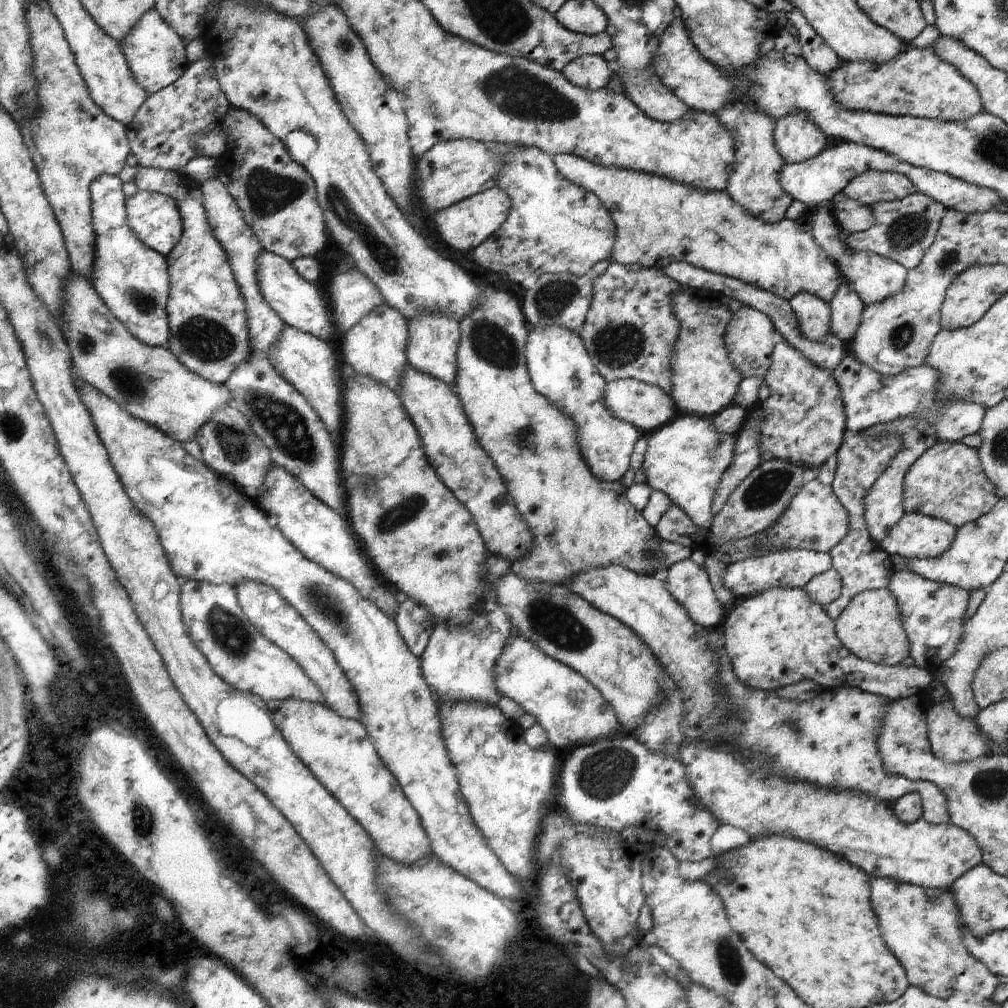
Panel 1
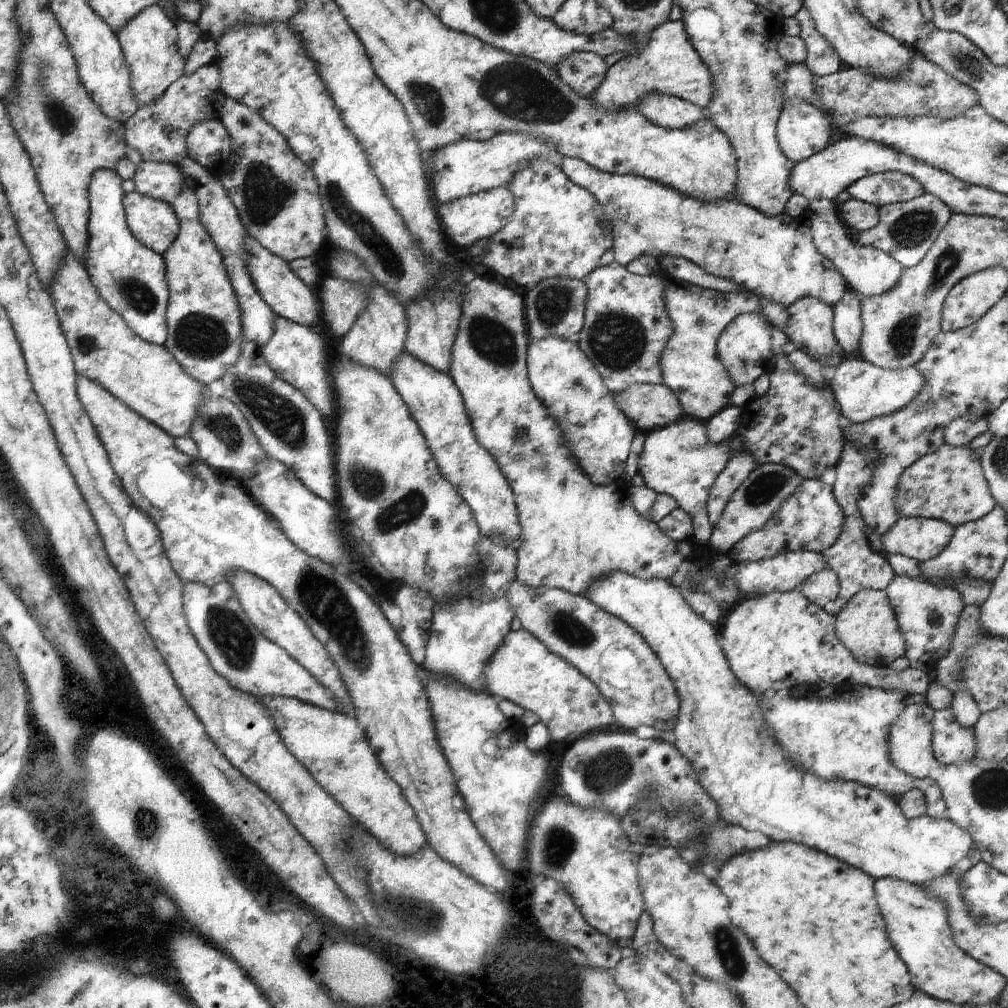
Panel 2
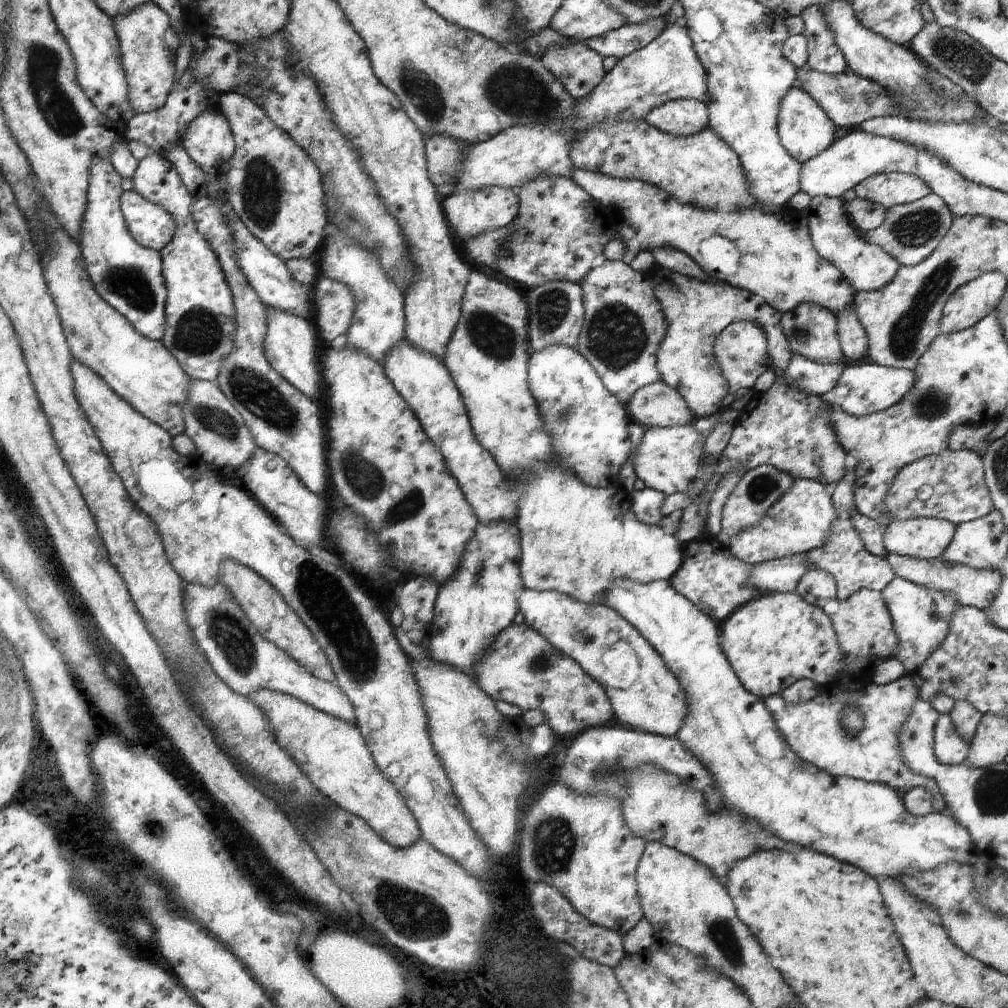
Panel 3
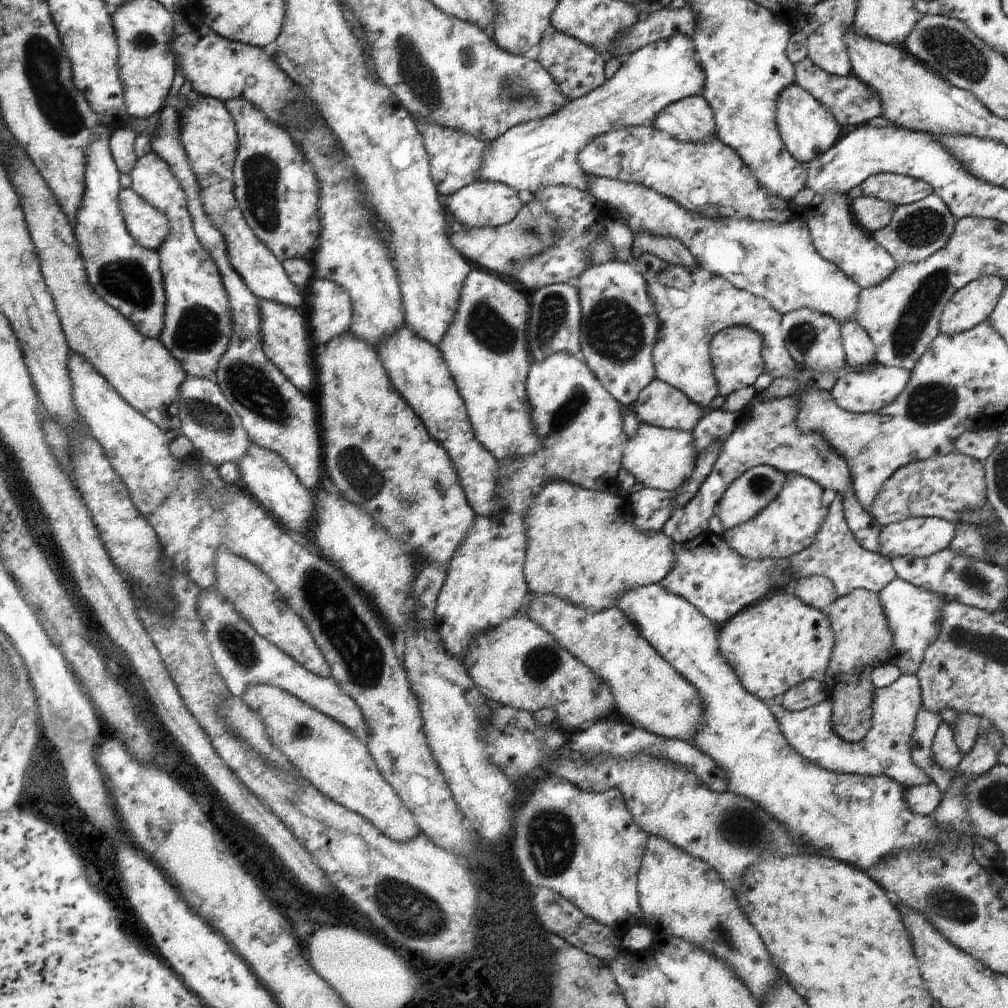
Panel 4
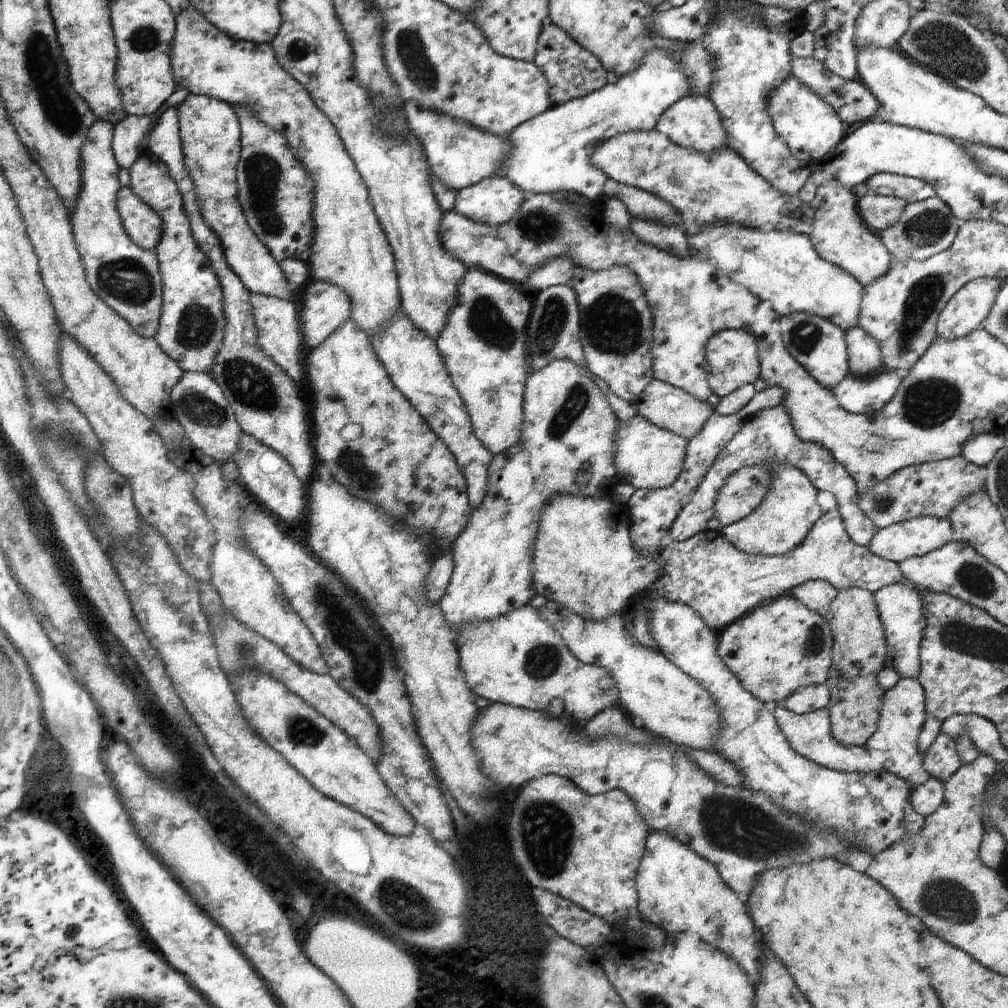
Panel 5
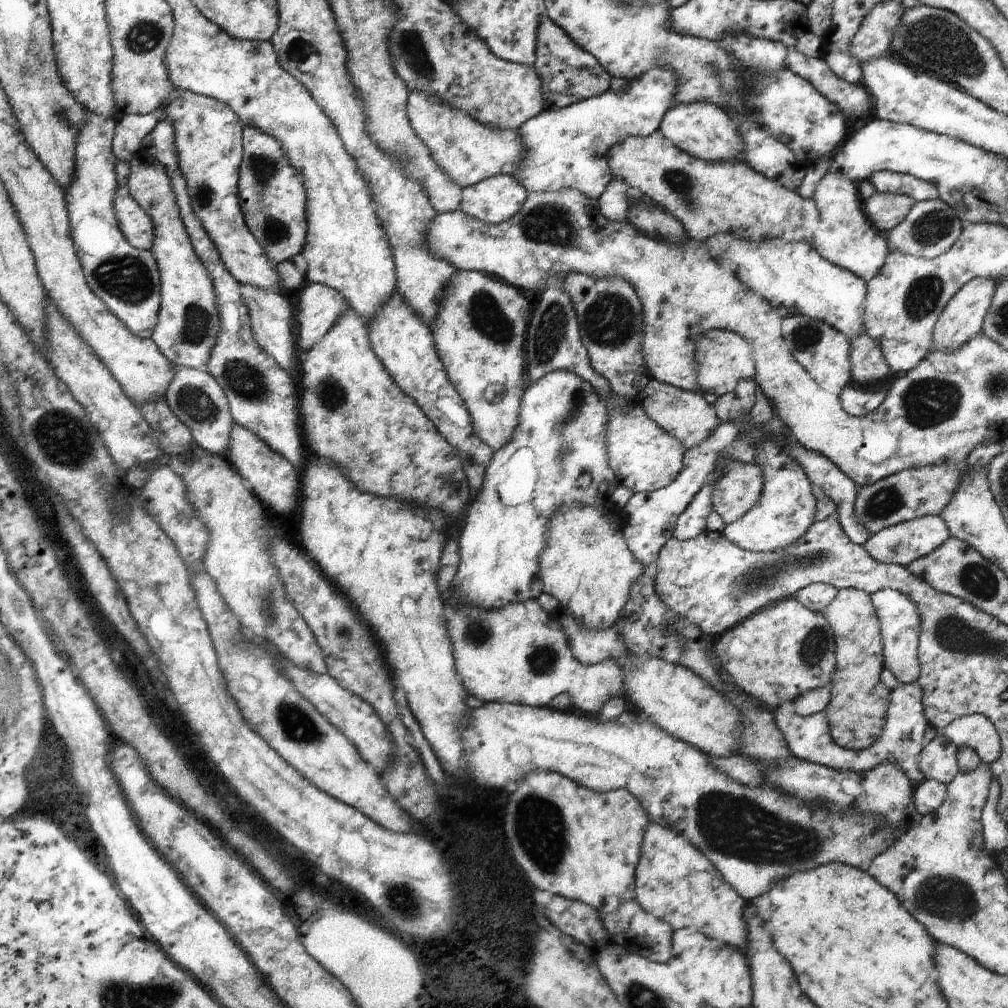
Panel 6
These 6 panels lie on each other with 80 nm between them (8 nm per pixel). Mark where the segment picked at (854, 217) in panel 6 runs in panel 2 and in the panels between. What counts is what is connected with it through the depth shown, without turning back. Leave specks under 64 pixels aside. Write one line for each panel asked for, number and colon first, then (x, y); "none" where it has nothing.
2: (867, 271)
3: (865, 267)
4: (837, 238)
5: (838, 235)

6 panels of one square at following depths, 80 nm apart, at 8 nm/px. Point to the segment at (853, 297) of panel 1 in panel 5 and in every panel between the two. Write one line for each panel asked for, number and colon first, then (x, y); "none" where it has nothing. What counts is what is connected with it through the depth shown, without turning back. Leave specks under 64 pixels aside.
2: (846, 326)
3: (850, 335)
4: (858, 350)
5: (863, 352)

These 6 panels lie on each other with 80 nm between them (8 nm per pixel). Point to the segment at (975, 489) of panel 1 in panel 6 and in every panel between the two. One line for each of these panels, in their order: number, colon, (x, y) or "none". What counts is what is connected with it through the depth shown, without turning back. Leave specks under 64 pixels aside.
2: (954, 490)
3: (956, 479)
4: (956, 481)
5: (930, 489)
6: (909, 494)

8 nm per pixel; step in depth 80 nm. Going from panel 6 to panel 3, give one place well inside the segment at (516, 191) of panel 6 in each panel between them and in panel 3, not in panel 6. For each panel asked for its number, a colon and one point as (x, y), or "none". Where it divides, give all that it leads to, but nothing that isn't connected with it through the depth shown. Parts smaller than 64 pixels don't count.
3: (469, 212)
4: (480, 204)
5: (494, 200)

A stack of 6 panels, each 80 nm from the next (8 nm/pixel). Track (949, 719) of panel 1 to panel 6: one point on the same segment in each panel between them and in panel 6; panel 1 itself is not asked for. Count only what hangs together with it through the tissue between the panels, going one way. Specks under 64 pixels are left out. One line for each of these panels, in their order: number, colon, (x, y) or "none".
2: (952, 744)
3: (948, 748)
4: (945, 754)
5: (940, 760)
6: (936, 760)

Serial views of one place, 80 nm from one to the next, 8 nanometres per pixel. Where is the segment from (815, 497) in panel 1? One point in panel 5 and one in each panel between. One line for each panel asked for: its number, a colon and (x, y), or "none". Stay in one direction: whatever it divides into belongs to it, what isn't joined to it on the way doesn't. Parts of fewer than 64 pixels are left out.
2: (810, 520)
3: (800, 520)
4: (789, 522)
5: (780, 522)

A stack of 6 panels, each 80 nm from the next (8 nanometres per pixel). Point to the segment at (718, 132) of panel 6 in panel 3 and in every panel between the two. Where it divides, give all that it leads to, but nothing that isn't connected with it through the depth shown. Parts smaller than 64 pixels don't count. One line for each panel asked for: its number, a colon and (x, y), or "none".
3: (680, 117)
4: (690, 119)
5: (691, 122)

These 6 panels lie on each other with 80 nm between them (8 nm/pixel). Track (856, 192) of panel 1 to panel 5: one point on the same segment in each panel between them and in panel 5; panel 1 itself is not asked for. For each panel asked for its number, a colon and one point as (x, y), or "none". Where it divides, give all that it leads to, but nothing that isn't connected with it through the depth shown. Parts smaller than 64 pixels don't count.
2: (892, 187)
3: (887, 189)
4: (896, 189)
5: (910, 189)

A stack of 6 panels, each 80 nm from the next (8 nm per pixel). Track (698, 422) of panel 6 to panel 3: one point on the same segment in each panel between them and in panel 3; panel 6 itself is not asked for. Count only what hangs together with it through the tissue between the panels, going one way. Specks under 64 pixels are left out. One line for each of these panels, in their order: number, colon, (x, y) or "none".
3: (655, 405)
4: (658, 404)
5: (664, 406)

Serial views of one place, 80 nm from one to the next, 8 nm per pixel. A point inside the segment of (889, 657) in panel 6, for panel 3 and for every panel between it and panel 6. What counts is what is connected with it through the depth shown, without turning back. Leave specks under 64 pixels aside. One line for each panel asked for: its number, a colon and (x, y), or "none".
3: (920, 616)
4: (912, 614)
5: (899, 607)

